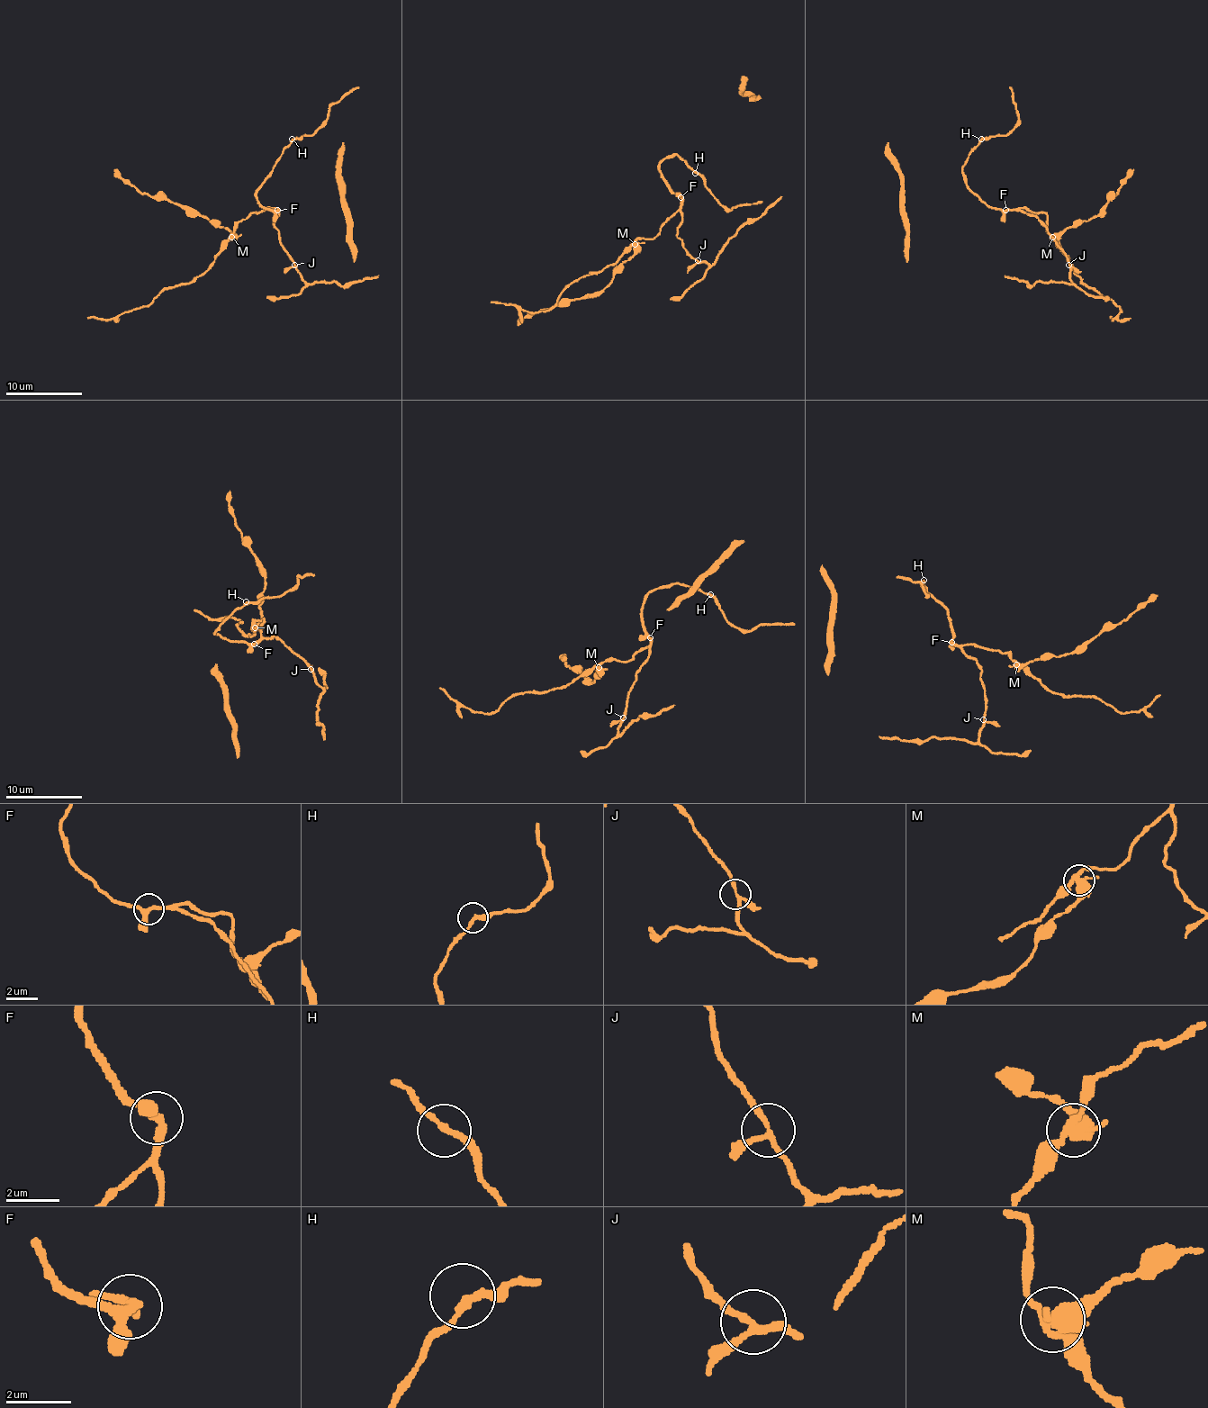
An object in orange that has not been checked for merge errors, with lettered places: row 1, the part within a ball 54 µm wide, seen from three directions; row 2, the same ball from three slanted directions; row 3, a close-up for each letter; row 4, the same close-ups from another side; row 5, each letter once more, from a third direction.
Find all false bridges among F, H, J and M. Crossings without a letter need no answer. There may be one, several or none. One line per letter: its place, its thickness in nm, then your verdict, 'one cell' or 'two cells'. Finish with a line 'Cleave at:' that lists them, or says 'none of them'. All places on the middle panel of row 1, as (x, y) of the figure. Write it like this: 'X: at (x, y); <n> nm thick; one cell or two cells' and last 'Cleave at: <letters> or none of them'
F: at (680, 197); 280 nm thick; one cell
H: at (695, 173); 200 nm thick; one cell
J: at (698, 260); 180 nm thick; two cells
M: at (635, 244); 420 nm thick; two cells
Cleave at: J, M

